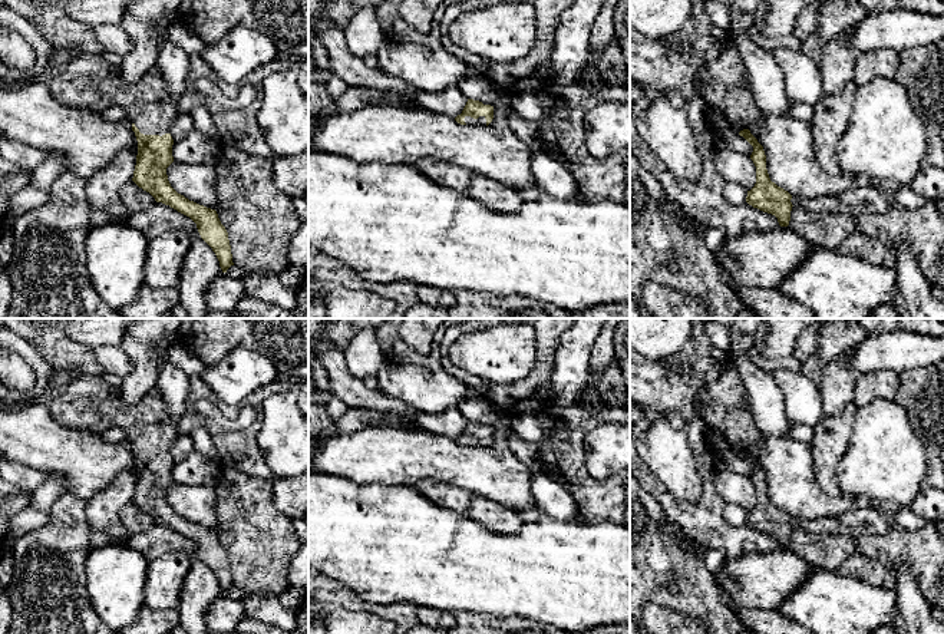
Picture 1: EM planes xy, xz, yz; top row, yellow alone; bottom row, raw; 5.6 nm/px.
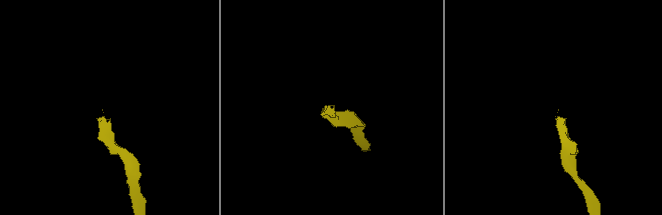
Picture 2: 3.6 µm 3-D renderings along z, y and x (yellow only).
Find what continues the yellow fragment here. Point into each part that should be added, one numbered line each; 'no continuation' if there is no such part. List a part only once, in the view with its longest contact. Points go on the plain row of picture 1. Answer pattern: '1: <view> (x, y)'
1: xy (85, 402)

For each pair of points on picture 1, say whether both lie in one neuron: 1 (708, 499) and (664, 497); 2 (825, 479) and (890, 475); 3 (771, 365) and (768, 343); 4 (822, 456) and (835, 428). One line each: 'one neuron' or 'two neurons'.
1: one neuron
2: two neurons
3: two neurons
4: one neuron

